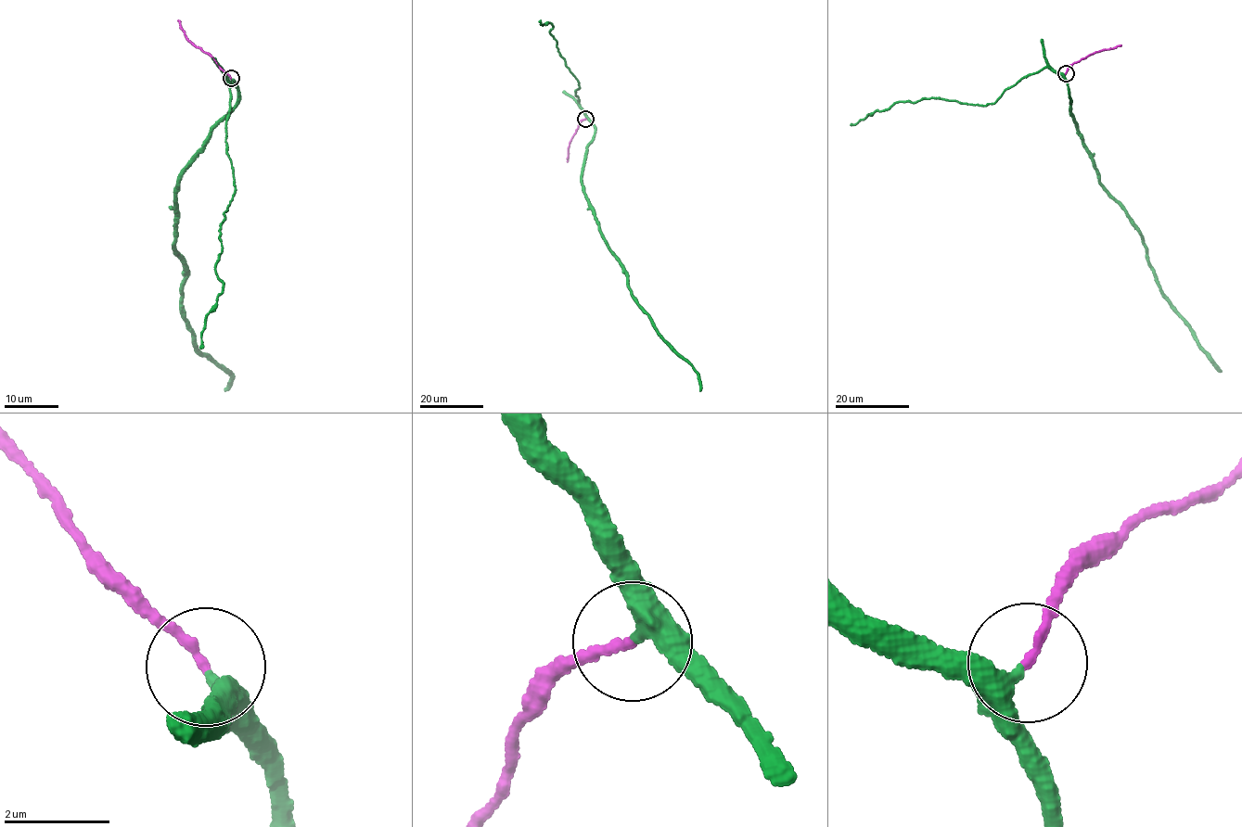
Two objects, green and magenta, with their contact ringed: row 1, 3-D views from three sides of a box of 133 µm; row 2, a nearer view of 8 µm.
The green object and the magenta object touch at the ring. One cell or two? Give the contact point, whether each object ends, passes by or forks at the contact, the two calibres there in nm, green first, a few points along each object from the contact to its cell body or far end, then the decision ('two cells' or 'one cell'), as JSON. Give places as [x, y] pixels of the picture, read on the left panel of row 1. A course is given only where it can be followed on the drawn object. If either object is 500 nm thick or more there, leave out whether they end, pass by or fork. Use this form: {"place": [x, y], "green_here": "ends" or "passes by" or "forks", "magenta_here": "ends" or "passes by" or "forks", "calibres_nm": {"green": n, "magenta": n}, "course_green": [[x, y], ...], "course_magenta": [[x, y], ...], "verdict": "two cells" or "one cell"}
{"place": [231, 78], "green_here": "passes by", "magenta_here": "ends", "calibres_nm": {"green": 320, "magenta": 180}, "course_green": [[230, 78], [237, 105], [178, 182], [173, 252], [185, 273], [182, 311], [198, 354], [232, 377], [224, 390]], "course_magenta": [[230, 78], [208, 52], [190, 43], [178, 20]], "verdict": "one cell"}

